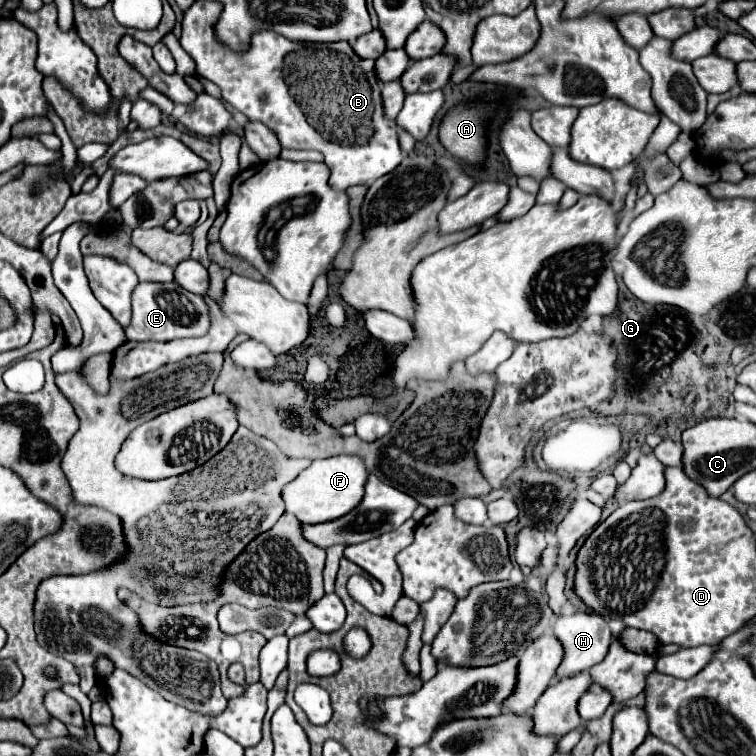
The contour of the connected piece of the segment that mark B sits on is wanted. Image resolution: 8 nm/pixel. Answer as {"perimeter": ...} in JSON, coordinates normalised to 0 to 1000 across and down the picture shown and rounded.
{"perimeter":[[[258,1],[253,7],[250,15],[245,15],[245,25],[242,25],[242,44],[239,44],[239,62],[253,73],[253,78],[258,81],[261,86],[261,97],[274,102],[276,107],[282,107],[290,118],[292,118],[292,128],[306,136],[313,147],[324,149],[332,160],[345,160],[351,163],[369,184],[372,194],[377,197],[417,197],[422,202],[427,202],[427,213],[430,218],[438,224],[438,247],[443,253],[454,253],[464,245],[478,245],[478,242],[491,242],[512,229],[517,229],[530,213],[533,213],[533,202],[528,197],[528,187],[525,187],[525,171],[522,171],[522,163],[520,160],[512,160],[507,147],[501,144],[504,139],[504,128],[501,128],[501,120],[504,120],[504,110],[496,104],[496,97],[493,97],[493,83],[496,81],[478,81],[475,75],[470,75],[467,65],[459,60],[459,57],[388,57],[382,52],[377,52],[374,46],[369,44],[361,44],[361,41],[345,41],[345,44],[337,44],[335,52],[332,52],[332,65],[327,70],[311,70],[300,62],[295,62],[284,46],[282,46],[282,33],[287,28],[292,17],[292,7],[284,4],[284,1]]]}

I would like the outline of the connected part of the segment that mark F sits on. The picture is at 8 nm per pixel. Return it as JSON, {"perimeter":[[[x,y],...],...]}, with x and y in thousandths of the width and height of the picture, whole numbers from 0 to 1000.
{"perimeter":[[[446,602],[435,607],[417,607],[372,649],[377,676],[388,679],[398,692],[427,692],[454,679],[462,679],[480,660],[480,642],[485,636],[485,620],[475,604]]]}

